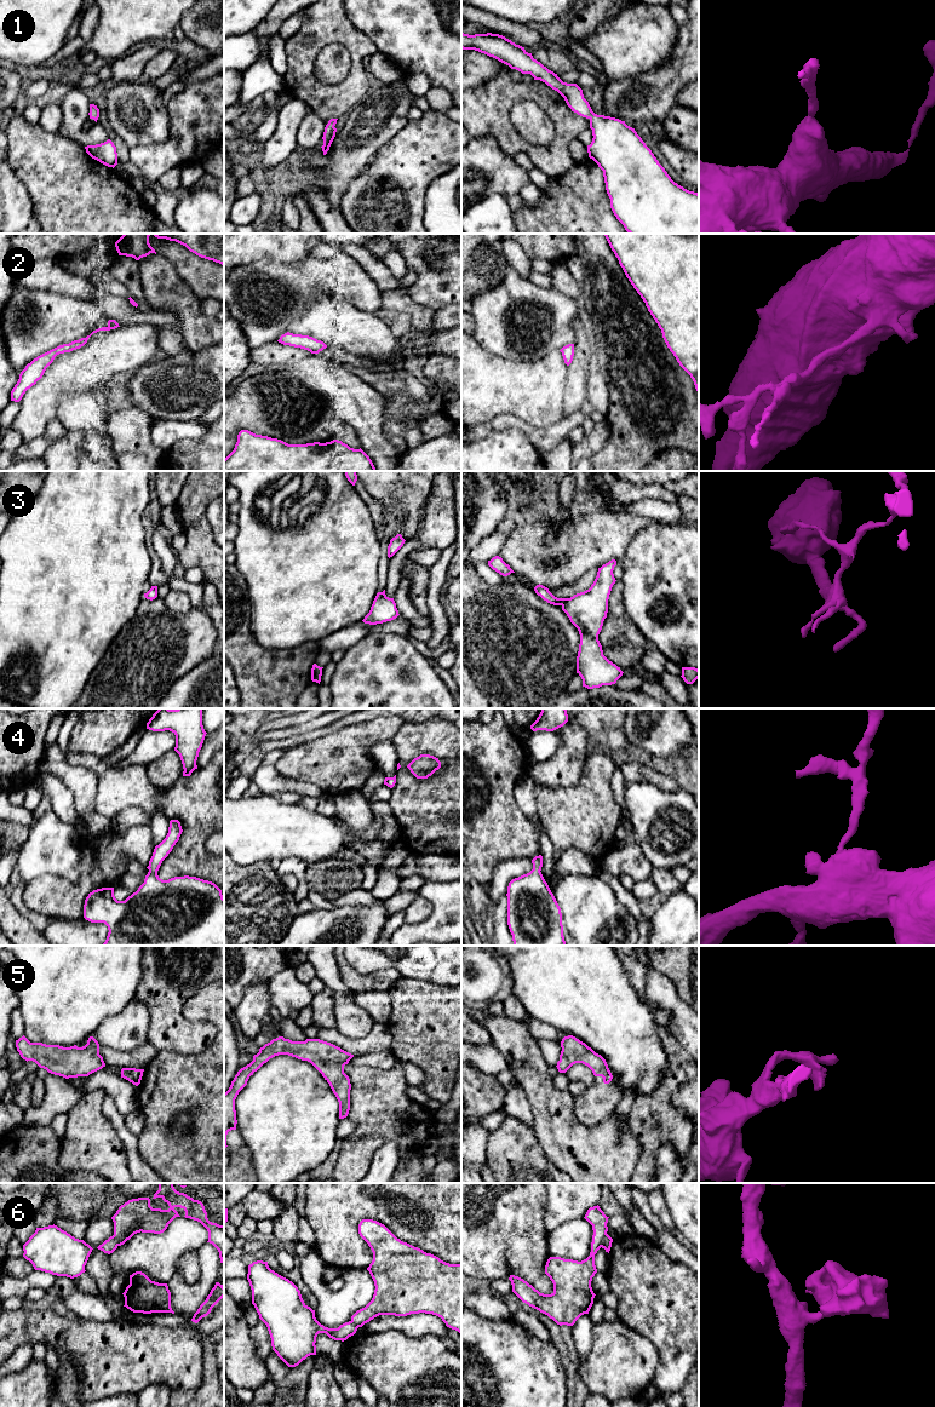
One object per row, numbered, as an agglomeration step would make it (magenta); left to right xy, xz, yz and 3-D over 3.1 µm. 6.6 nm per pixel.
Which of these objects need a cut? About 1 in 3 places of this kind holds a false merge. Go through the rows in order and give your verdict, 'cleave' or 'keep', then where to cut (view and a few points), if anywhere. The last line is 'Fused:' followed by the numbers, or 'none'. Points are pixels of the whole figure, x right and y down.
1: keep | no cut
2: keep | no cut
3: keep | no cut
4: keep | no cut
5: keep | no cut
6: cleave | yz (607, 1234), (600, 1246)
Fused: 6

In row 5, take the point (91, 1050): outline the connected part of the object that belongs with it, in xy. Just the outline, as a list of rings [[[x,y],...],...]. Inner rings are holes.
[[[24,1035],[16,1040],[16,1047],[23,1059],[35,1062],[48,1073],[65,1079],[88,1076],[105,1067],[99,1055],[99,1044],[90,1036],[82,1047],[76,1045],[63,1047],[59,1045],[46,1045],[30,1043]]]

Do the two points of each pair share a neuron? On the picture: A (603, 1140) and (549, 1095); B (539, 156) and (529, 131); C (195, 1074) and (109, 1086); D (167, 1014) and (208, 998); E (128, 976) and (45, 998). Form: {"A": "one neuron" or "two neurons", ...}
{"A": "one neuron", "B": "two neurons", "C": "two neurons", "D": "two neurons", "E": "one neuron"}

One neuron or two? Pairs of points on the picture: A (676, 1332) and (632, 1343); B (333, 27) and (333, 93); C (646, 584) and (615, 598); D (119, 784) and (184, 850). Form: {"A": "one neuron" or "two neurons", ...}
{"A": "two neurons", "B": "one neuron", "C": "two neurons", "D": "one neuron"}

